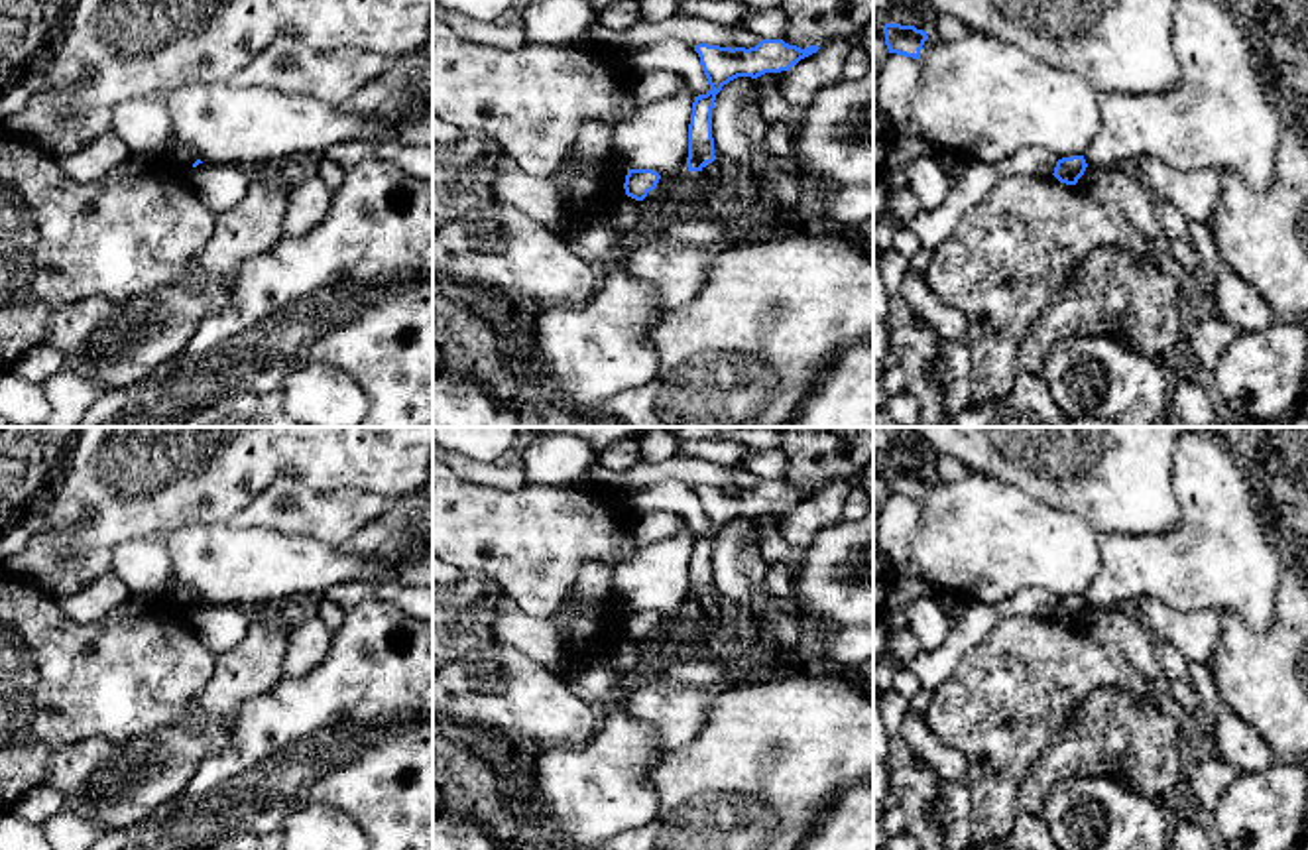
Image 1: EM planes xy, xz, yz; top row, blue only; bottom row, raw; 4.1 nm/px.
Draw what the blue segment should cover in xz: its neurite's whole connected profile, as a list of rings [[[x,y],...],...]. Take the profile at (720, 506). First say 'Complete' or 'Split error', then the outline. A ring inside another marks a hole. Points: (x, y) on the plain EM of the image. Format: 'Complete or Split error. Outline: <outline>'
Complete. Outline: [[[761,480],[755,488],[720,488],[698,484],[694,492],[700,498],[702,512],[708,519],[710,531],[694,537],[688,565],[688,612],[702,612],[714,602],[712,578],[712,549],[716,535],[724,525],[738,517],[757,519],[765,514],[789,512],[801,500],[816,494],[818,486],[804,490],[789,486],[783,480]]]

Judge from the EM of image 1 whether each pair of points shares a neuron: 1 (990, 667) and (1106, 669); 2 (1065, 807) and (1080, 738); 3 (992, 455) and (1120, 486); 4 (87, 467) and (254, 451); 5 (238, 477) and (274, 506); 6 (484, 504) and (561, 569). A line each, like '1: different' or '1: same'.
1: same
2: different
3: same
4: same
5: different
6: same

